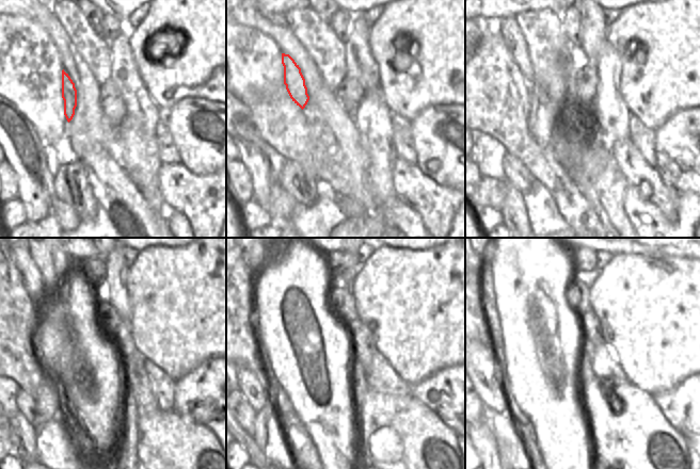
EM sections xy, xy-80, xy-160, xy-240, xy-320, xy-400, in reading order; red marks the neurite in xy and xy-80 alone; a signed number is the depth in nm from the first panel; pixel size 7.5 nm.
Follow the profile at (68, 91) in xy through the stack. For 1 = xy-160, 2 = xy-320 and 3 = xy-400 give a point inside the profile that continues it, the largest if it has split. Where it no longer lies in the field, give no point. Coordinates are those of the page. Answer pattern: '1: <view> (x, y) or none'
1: xy-160 (513, 38)
2: xy-320 (259, 259)
3: xy-400 (487, 259)

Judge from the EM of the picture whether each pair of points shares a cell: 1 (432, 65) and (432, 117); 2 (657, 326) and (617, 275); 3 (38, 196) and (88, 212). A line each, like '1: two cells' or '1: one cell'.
1: two cells
2: one cell
3: two cells

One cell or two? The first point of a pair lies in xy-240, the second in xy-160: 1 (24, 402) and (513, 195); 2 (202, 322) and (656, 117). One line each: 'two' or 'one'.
1: two
2: one

